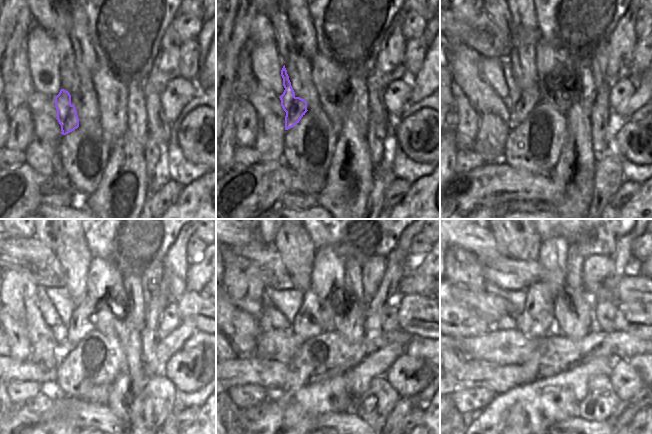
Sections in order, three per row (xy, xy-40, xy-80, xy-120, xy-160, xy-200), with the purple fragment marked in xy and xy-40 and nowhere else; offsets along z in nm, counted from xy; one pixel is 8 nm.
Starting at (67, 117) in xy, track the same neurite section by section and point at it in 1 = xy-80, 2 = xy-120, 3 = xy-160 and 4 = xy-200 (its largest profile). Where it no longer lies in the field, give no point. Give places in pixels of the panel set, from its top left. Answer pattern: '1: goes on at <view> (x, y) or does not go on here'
1: goes on at xy-80 (521, 103)
2: goes on at xy-120 (77, 319)
3: goes on at xy-160 (303, 309)
4: goes on at xy-200 (532, 308)

